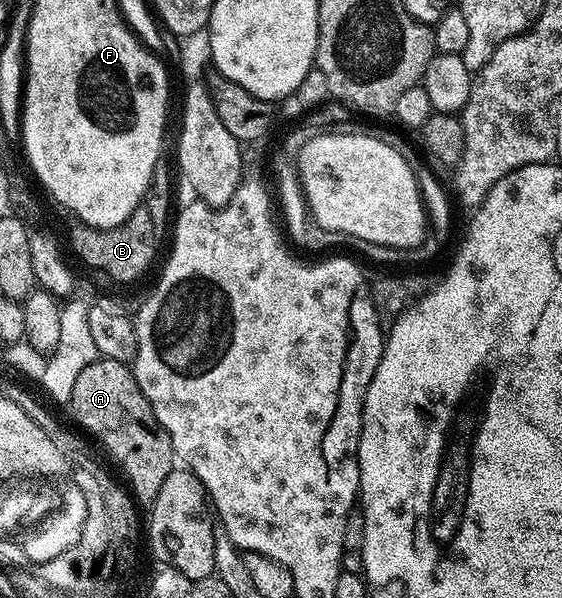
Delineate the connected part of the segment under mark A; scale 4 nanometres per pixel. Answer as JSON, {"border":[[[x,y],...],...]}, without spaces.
{"border":[[[97,357],[96,361],[91,362],[78,375],[78,380],[74,380],[72,389],[72,401],[70,403],[72,414],[76,417],[76,422],[84,430],[89,430],[98,441],[104,445],[104,450],[124,469],[124,474],[128,477],[126,481],[127,489],[131,496],[141,507],[150,508],[158,496],[158,488],[162,488],[166,476],[174,468],[174,455],[170,436],[162,424],[154,416],[142,388],[138,388],[136,377],[133,376],[131,369],[125,363],[118,360]]]}

